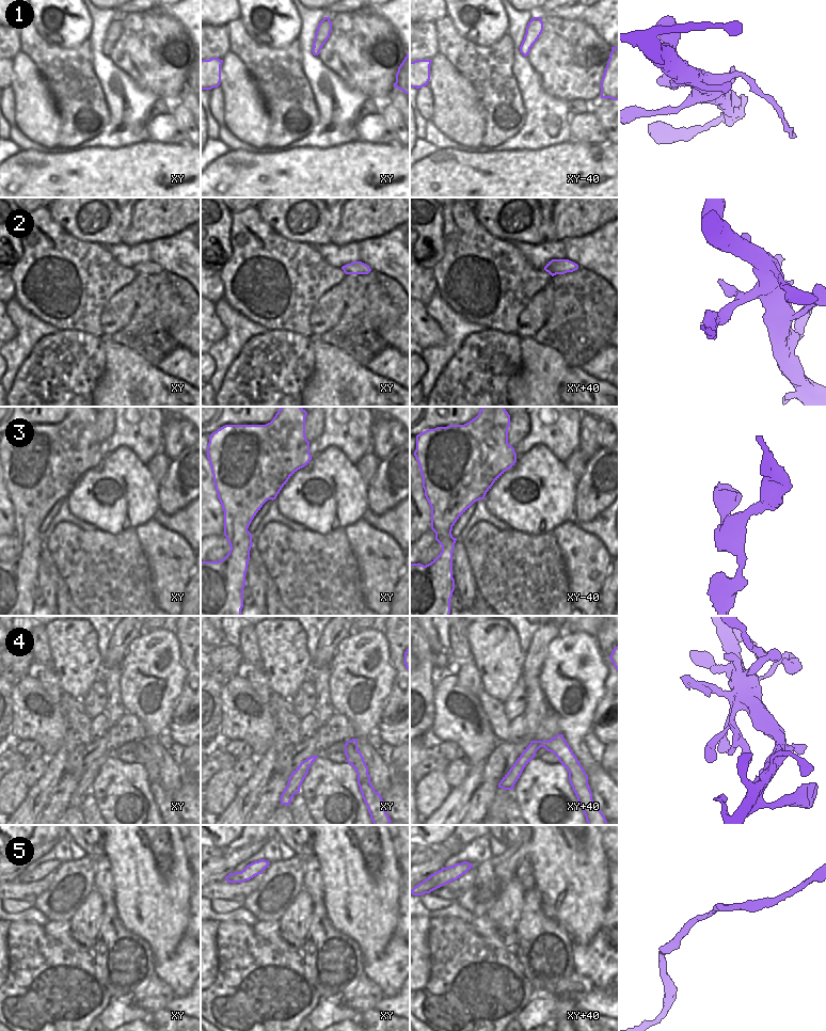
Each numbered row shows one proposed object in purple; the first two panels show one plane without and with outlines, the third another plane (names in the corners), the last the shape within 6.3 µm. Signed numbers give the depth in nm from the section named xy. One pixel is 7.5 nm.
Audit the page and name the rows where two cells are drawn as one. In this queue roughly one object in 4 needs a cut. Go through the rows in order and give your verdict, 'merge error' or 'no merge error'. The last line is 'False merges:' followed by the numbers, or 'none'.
1: merge error
2: no merge error
3: no merge error
4: no merge error
5: no merge error
False merges: 1

